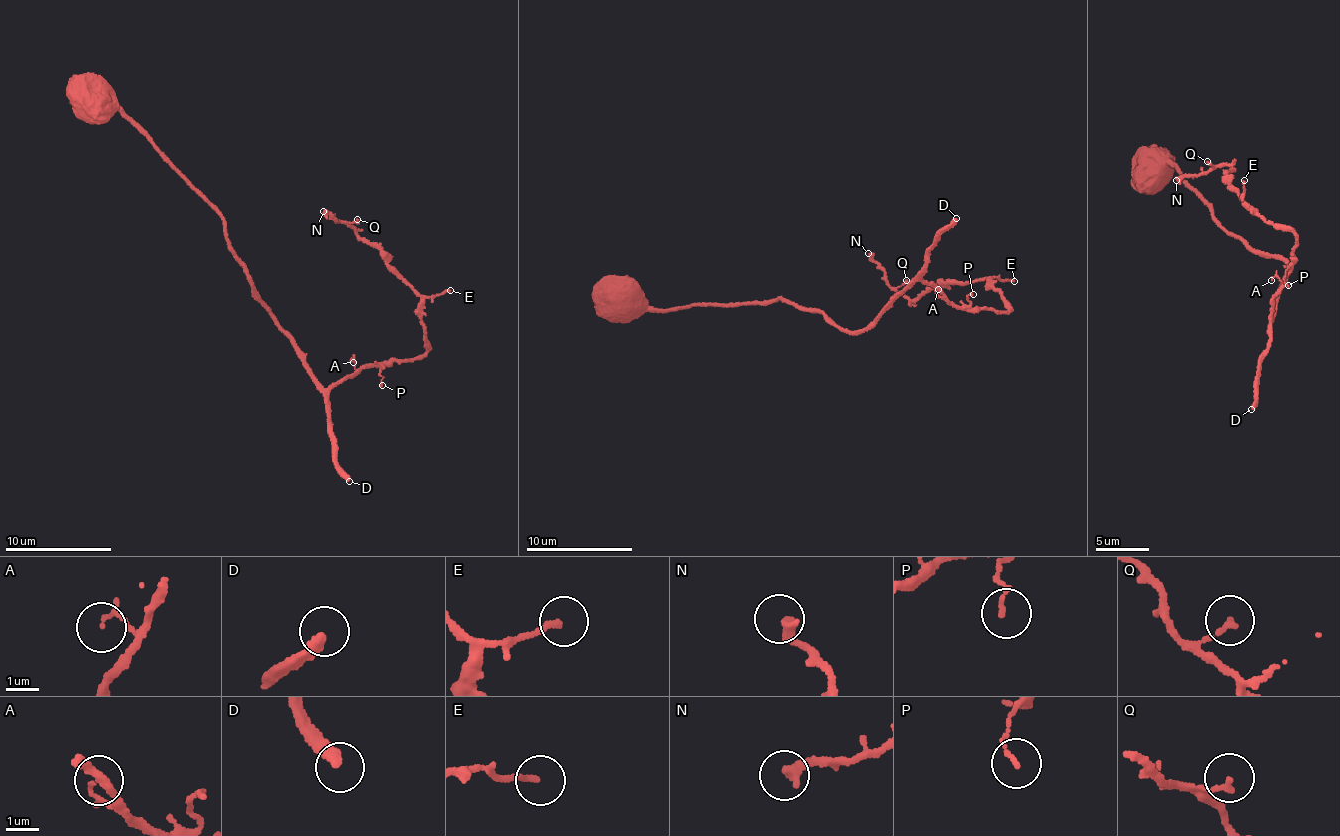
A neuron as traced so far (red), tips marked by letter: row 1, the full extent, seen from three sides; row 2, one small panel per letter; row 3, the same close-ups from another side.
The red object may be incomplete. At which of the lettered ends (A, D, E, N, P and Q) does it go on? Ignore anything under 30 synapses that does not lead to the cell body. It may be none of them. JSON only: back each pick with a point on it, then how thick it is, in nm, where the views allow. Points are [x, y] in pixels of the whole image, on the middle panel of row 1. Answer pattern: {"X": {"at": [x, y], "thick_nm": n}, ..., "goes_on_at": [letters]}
{"D": {"at": [956, 218], "thick_nm": 320}, "goes_on_at": ["D"]}

